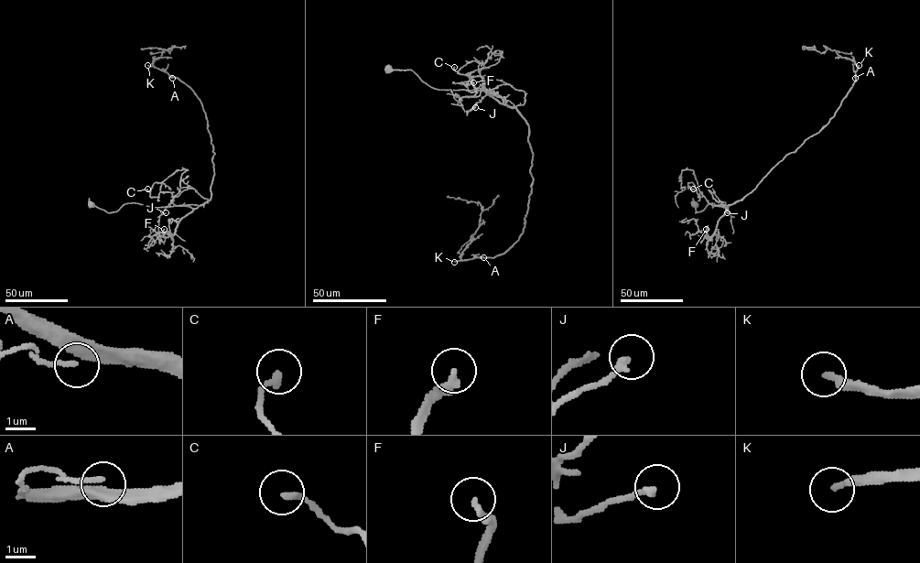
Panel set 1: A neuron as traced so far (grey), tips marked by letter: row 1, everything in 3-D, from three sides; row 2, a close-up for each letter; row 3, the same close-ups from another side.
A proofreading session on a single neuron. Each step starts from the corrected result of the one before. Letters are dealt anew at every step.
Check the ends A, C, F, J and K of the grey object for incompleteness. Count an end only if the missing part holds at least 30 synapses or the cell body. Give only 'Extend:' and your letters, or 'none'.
Extend: F, K

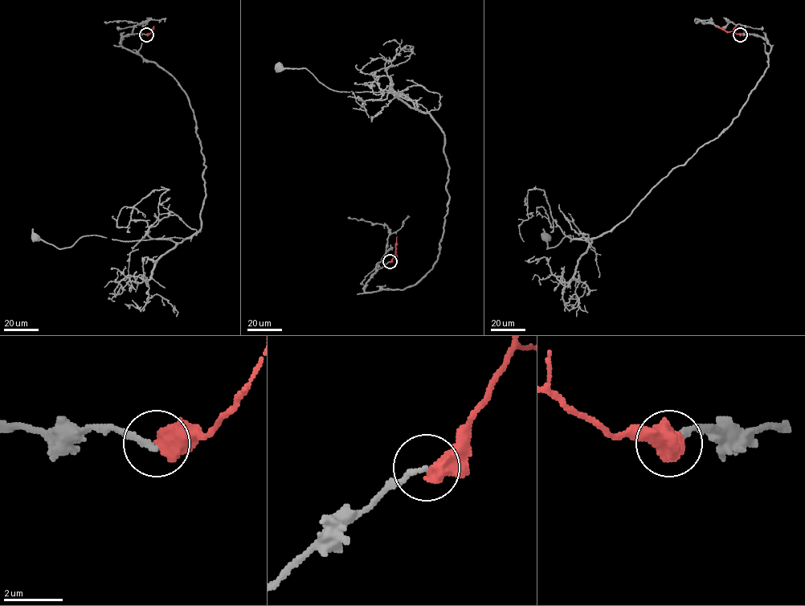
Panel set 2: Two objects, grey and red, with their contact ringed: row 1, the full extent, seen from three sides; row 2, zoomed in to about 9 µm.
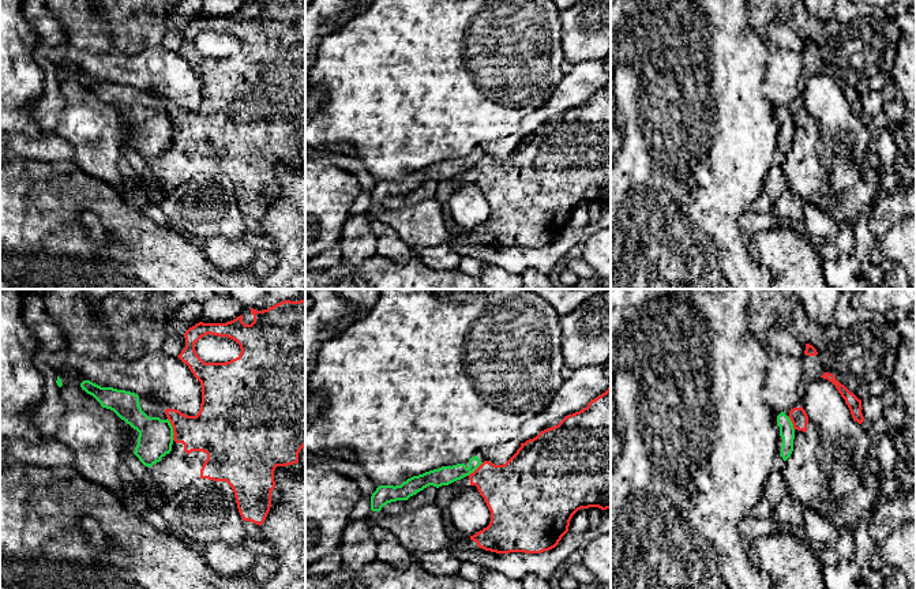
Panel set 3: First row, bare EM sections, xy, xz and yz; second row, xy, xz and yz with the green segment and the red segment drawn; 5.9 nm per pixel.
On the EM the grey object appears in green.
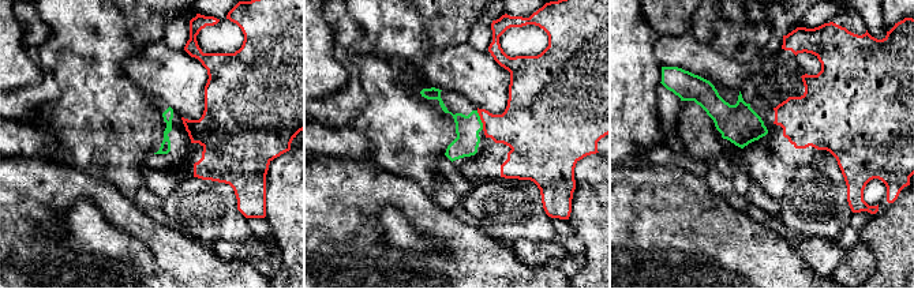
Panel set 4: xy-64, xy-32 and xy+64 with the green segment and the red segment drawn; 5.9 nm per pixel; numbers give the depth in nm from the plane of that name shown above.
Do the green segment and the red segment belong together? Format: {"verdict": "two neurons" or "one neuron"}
{"verdict": "two neurons"}

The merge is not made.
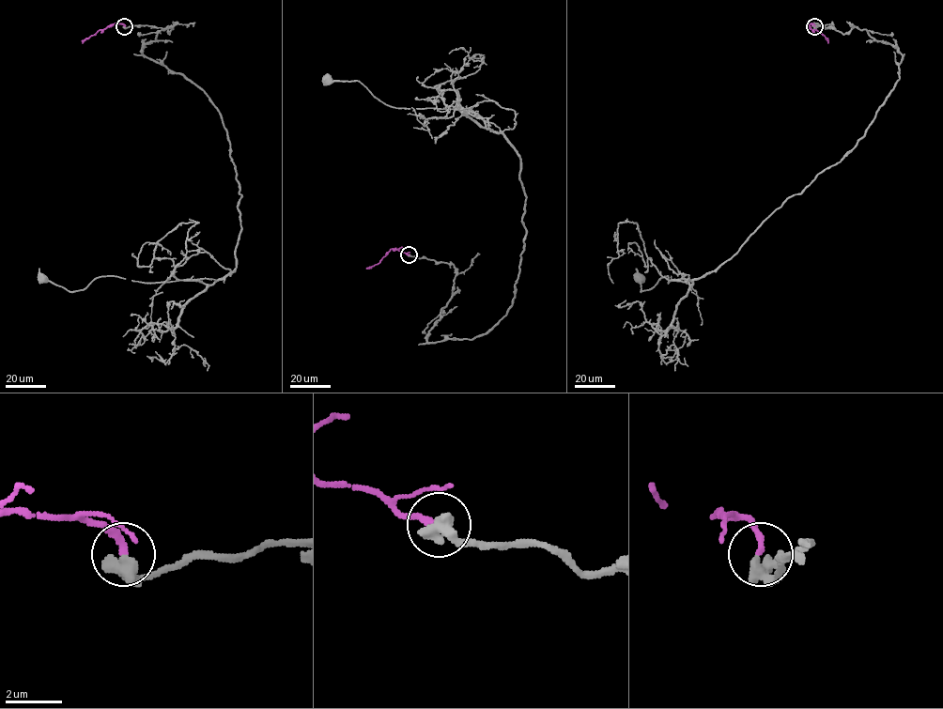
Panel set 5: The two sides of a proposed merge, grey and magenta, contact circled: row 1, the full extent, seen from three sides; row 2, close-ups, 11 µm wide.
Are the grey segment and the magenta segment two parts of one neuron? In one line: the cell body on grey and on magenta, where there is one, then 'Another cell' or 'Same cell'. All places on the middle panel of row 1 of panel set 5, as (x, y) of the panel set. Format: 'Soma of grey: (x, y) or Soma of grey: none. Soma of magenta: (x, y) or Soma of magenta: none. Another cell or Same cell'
Soma of grey: (327, 79). Soma of magenta: none. Same cell

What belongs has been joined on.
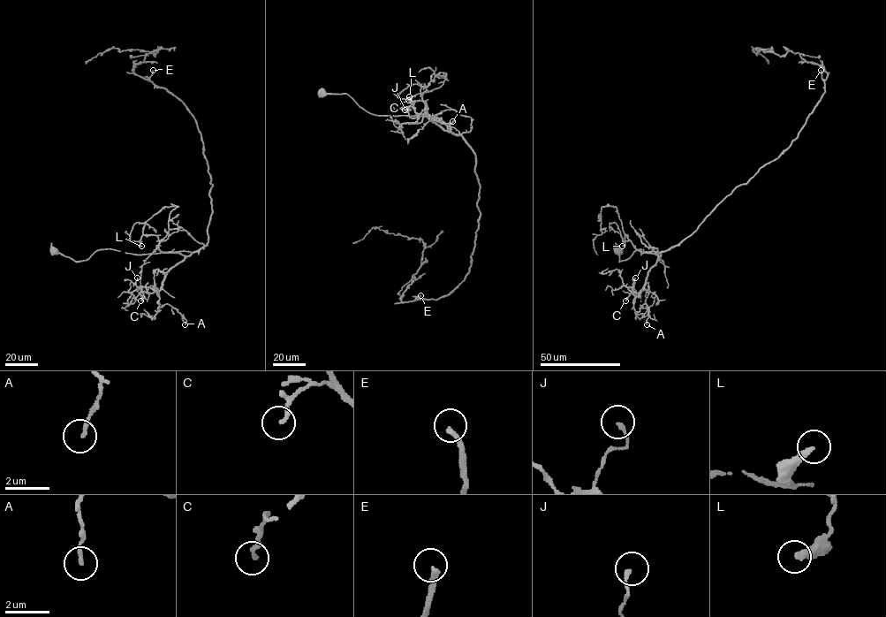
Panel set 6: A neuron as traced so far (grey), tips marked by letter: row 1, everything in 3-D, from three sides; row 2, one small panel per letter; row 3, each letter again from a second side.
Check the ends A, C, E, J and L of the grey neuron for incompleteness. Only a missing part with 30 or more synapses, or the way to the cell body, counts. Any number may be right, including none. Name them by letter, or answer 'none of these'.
E

